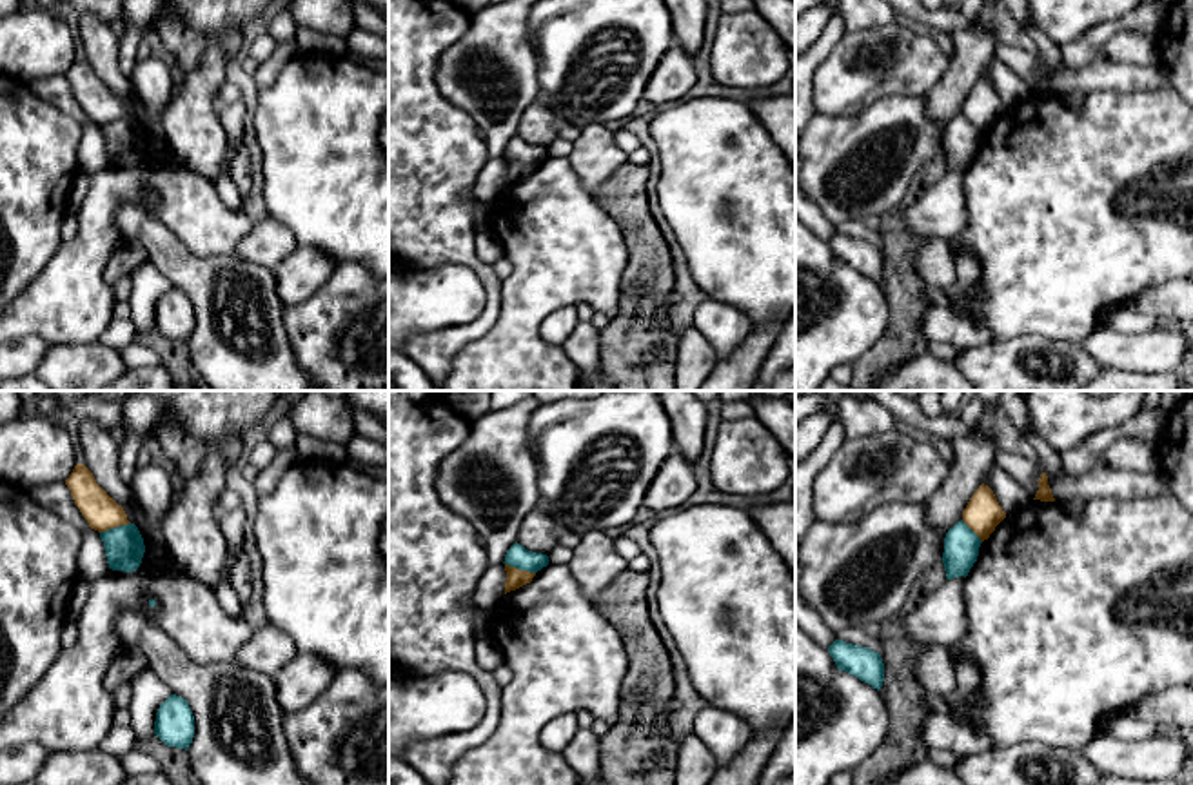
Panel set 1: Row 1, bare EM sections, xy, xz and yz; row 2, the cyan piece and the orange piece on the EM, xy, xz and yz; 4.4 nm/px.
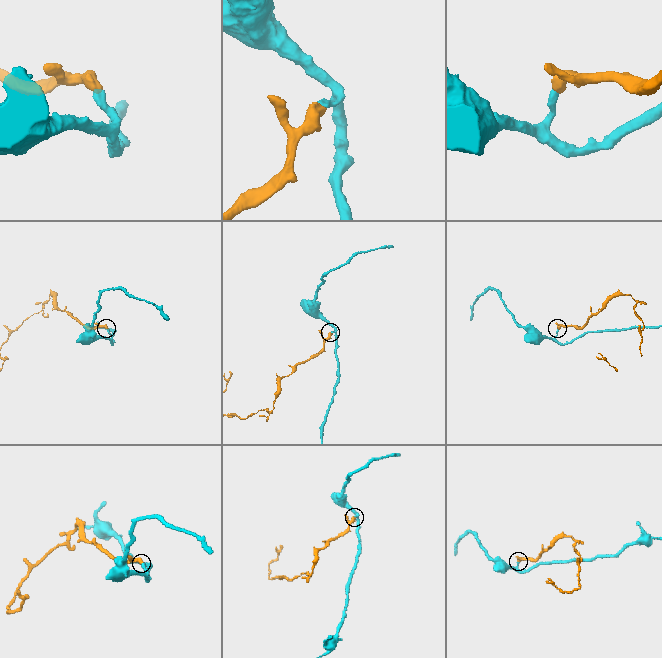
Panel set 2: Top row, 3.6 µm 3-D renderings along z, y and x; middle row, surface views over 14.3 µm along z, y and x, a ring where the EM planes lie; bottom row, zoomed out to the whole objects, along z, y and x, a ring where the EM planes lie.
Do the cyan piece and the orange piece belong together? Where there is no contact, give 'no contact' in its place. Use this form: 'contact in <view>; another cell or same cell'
contact in xy; another cell

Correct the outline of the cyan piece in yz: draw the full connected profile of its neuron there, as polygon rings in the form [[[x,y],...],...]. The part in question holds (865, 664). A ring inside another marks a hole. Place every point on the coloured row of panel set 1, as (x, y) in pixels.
[[[835,640],[828,647],[828,652],[833,658],[839,671],[853,674],[861,681],[881,691],[884,681],[884,663],[879,652],[868,647],[846,643],[843,640]]]

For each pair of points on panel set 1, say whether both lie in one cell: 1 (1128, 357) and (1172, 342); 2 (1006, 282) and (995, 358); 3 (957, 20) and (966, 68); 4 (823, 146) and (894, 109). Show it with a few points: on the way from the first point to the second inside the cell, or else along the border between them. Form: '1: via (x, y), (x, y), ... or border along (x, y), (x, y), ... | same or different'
1: via (1139, 353), (1161, 349) | same
2: border along (1039, 335), (1014, 335), (995, 340) | different
3: border along (977, 22), (972, 28), (956, 29), (946, 35) | different
4: via (841, 146), (852, 146), (876, 128) | same

